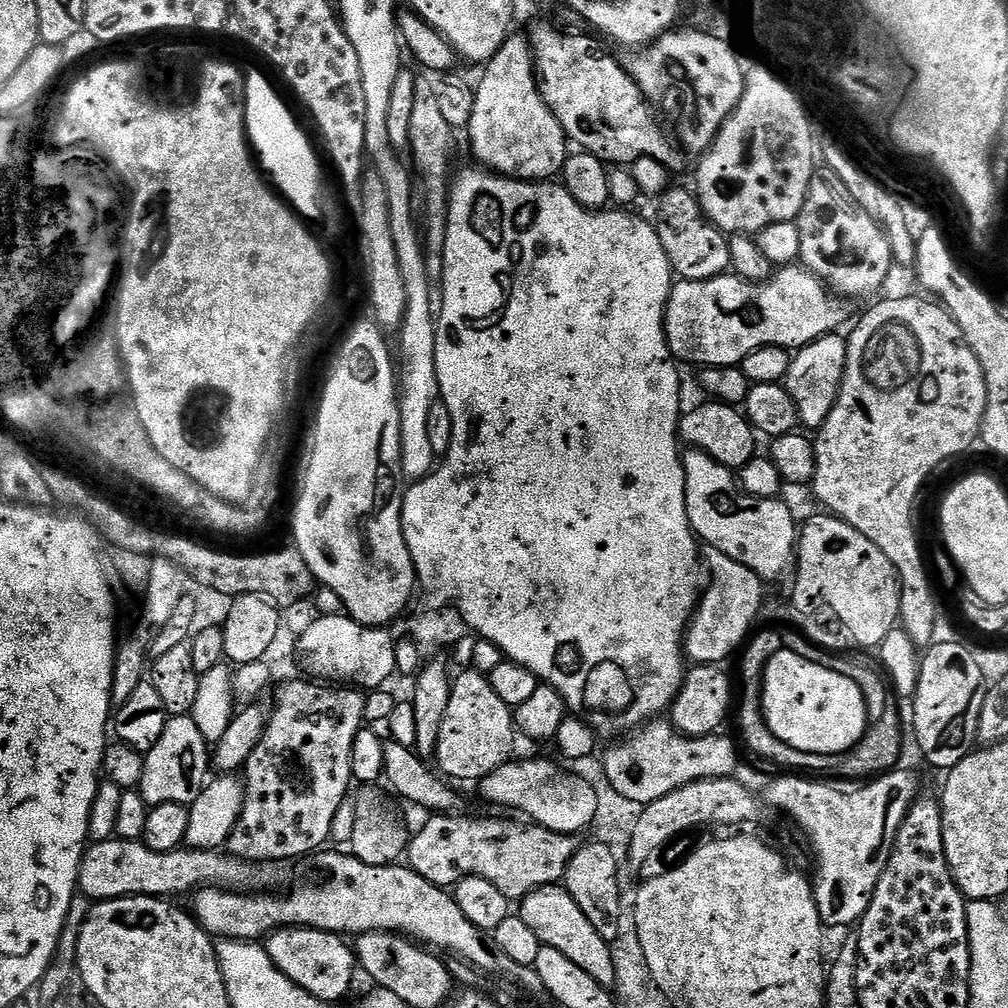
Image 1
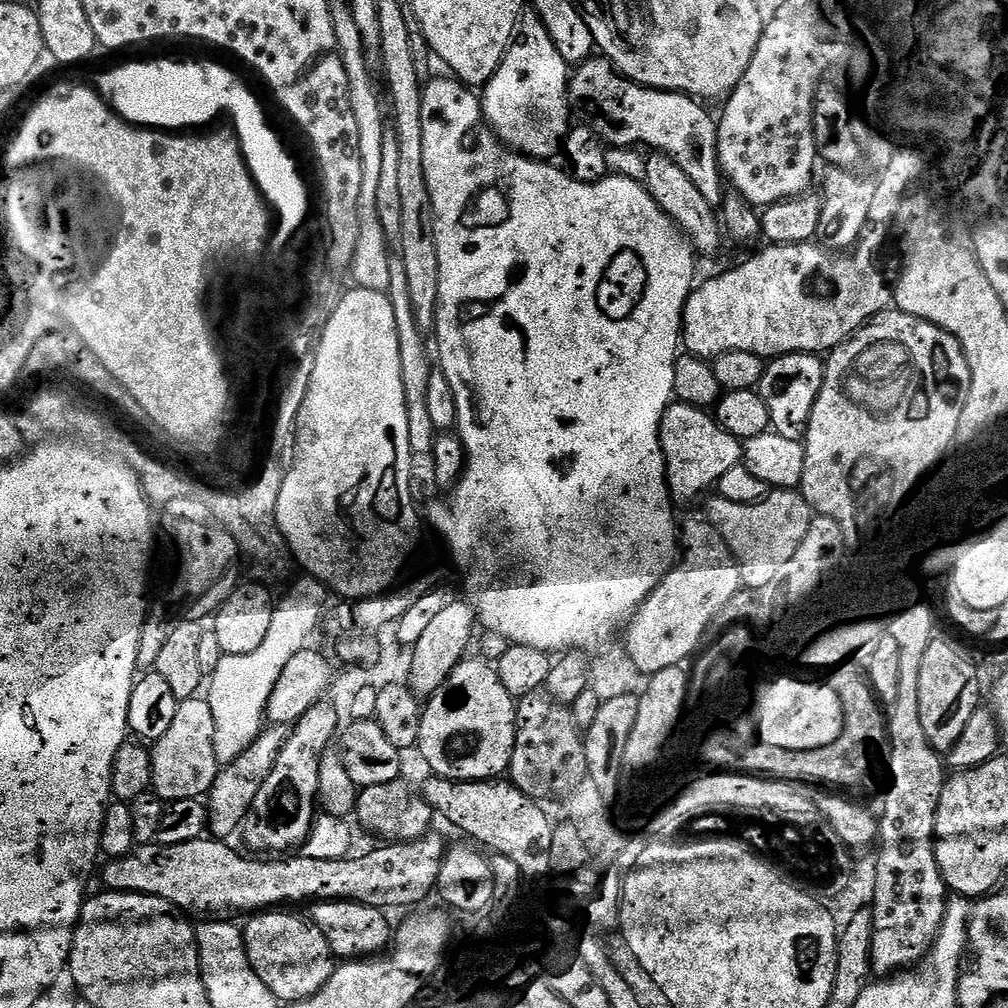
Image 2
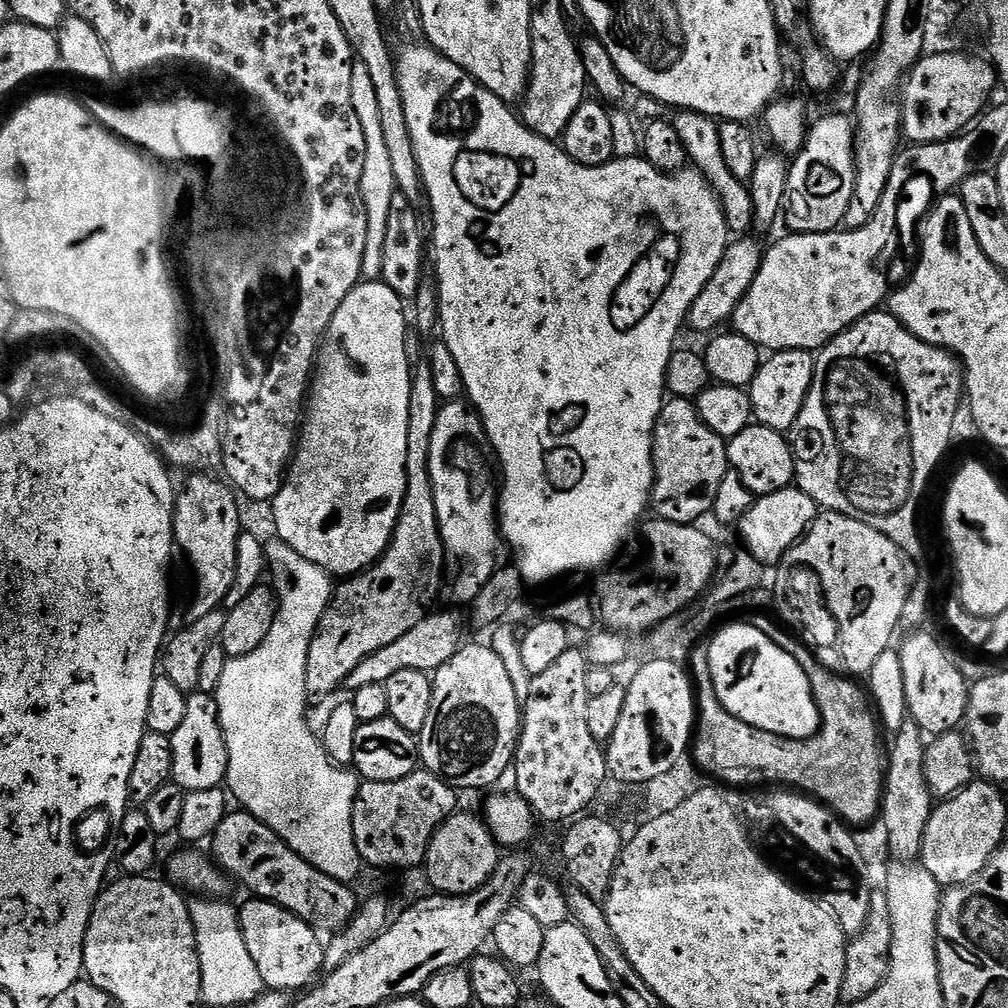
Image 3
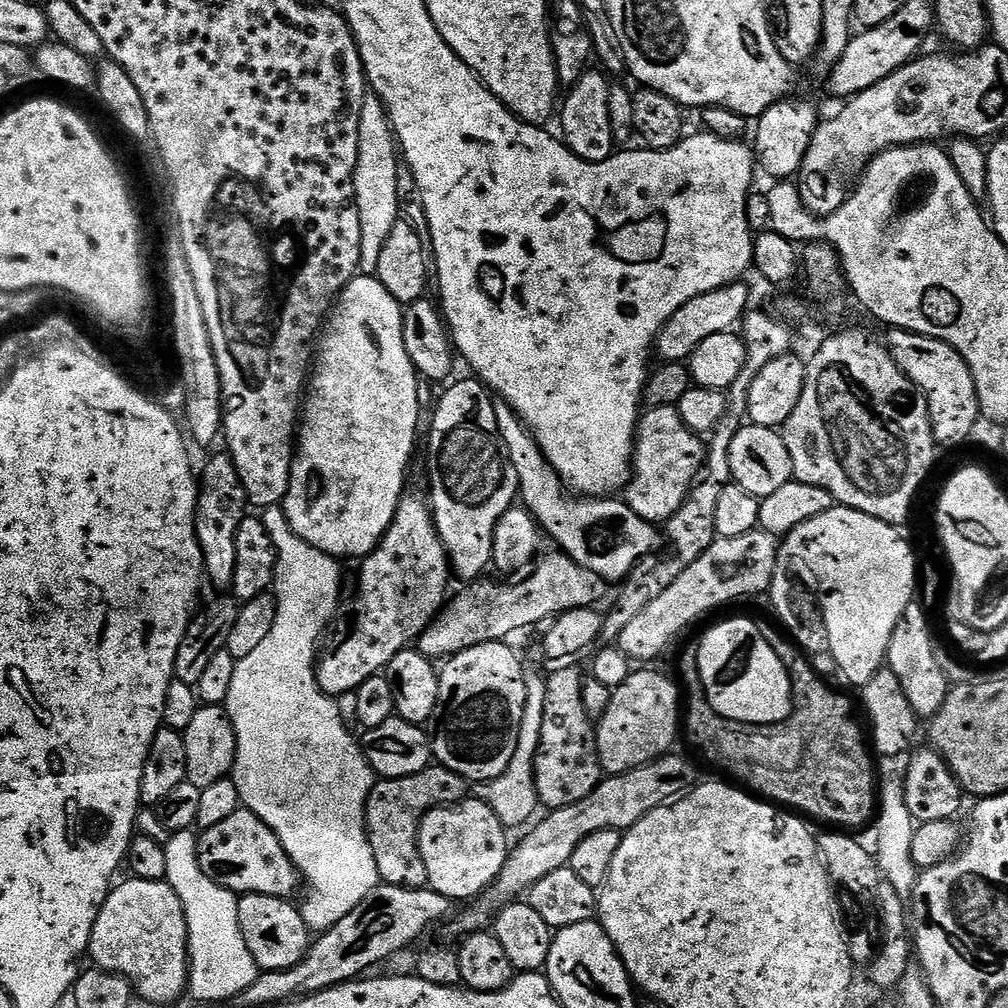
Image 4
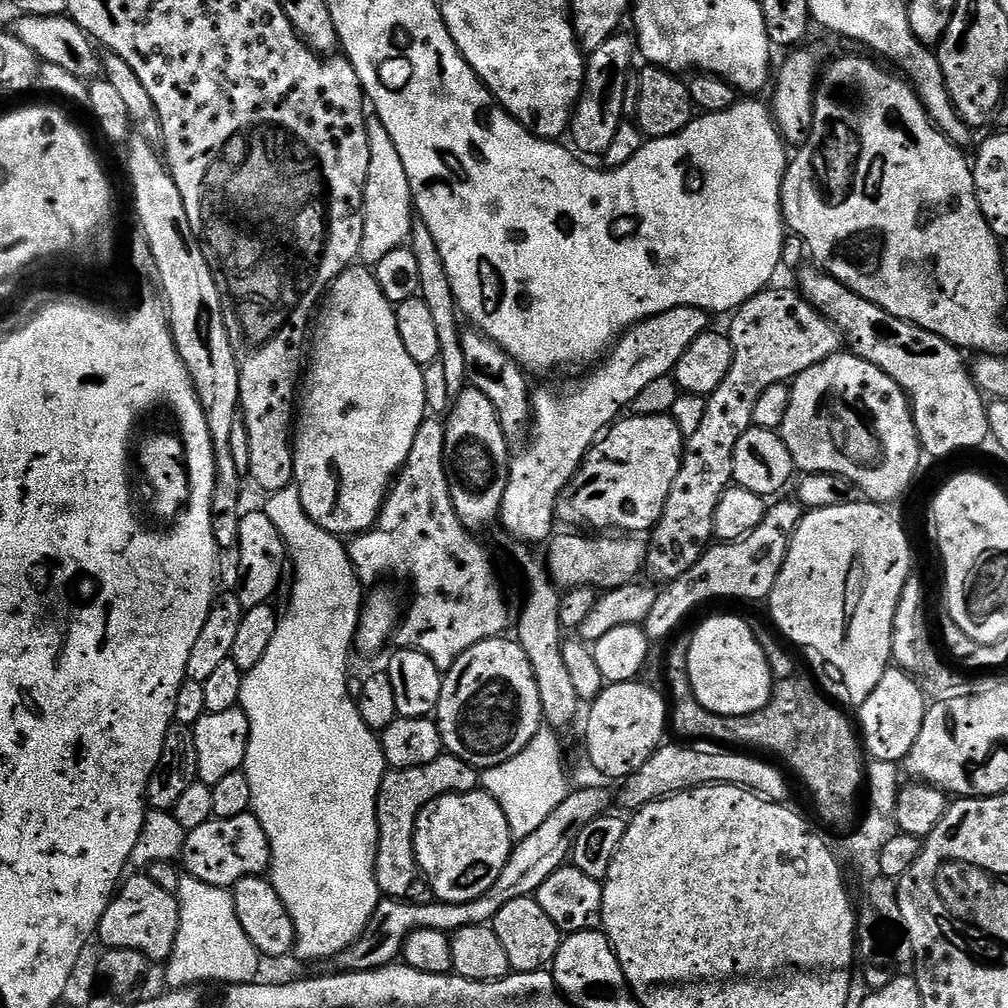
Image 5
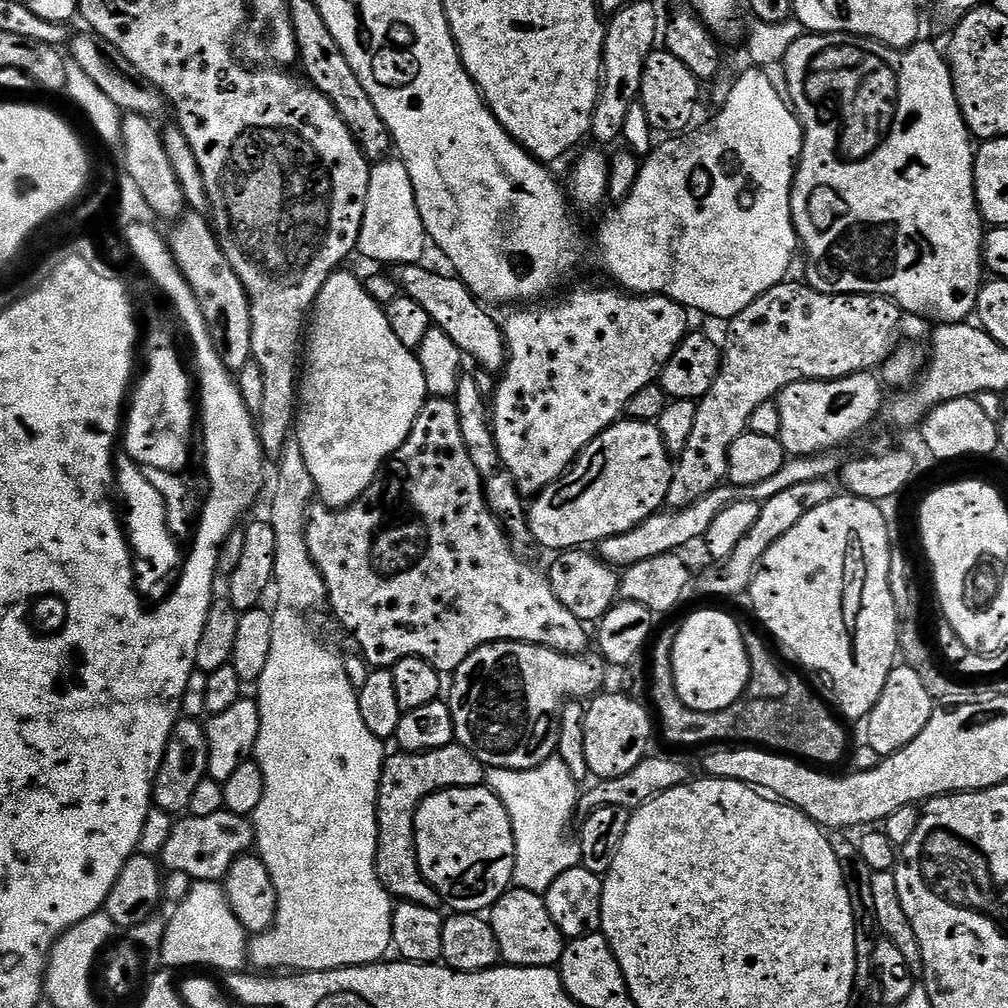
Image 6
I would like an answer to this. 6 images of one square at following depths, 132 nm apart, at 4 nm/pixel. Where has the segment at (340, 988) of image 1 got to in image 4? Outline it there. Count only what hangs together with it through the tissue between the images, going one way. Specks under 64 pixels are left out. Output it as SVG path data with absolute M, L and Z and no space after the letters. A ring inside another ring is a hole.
M244 894L238 906L238 926L242 926L242 938L246 938L246 950L254 954L254 962L260 972L286 970L294 966L308 952L310 930L302 918L299 907L283 896Z

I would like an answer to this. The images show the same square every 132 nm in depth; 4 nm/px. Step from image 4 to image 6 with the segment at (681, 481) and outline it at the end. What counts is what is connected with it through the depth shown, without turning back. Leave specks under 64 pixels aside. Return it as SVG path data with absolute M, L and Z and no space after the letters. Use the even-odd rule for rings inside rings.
M631 418L617 420L602 434L598 434L598 438L590 442L590 446L581 450L580 456L571 468L555 484L543 488L531 501L528 521L532 540L544 548L553 548L553 553L559 554L565 550L596 546L602 540L609 540L611 536L626 534L626 530L634 530L634 526L646 522L646 518L656 515L665 507L673 467L673 453L668 451L655 423Z

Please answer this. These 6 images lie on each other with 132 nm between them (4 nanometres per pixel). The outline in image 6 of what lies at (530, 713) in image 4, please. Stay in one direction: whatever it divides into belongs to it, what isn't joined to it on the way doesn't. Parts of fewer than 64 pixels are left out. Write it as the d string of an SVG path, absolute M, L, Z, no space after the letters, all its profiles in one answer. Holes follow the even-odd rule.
M553 758L530 770L506 770L488 768L486 784L506 806L510 826L514 830L514 874L512 883L541 894L566 870L580 864L580 846L568 837L568 823L578 812L578 781L566 770L566 762Z

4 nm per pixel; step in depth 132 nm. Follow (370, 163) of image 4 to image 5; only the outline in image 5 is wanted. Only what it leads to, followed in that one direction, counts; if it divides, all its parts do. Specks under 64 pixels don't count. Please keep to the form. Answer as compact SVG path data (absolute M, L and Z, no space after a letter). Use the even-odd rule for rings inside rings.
M369 119L368 137L370 174L364 191L364 229L358 260L361 265L375 266L390 254L390 250L398 250L409 243L414 223L414 201L406 178L406 166L402 166L398 146L394 146L394 138L386 134L386 126L382 126L378 119Z

